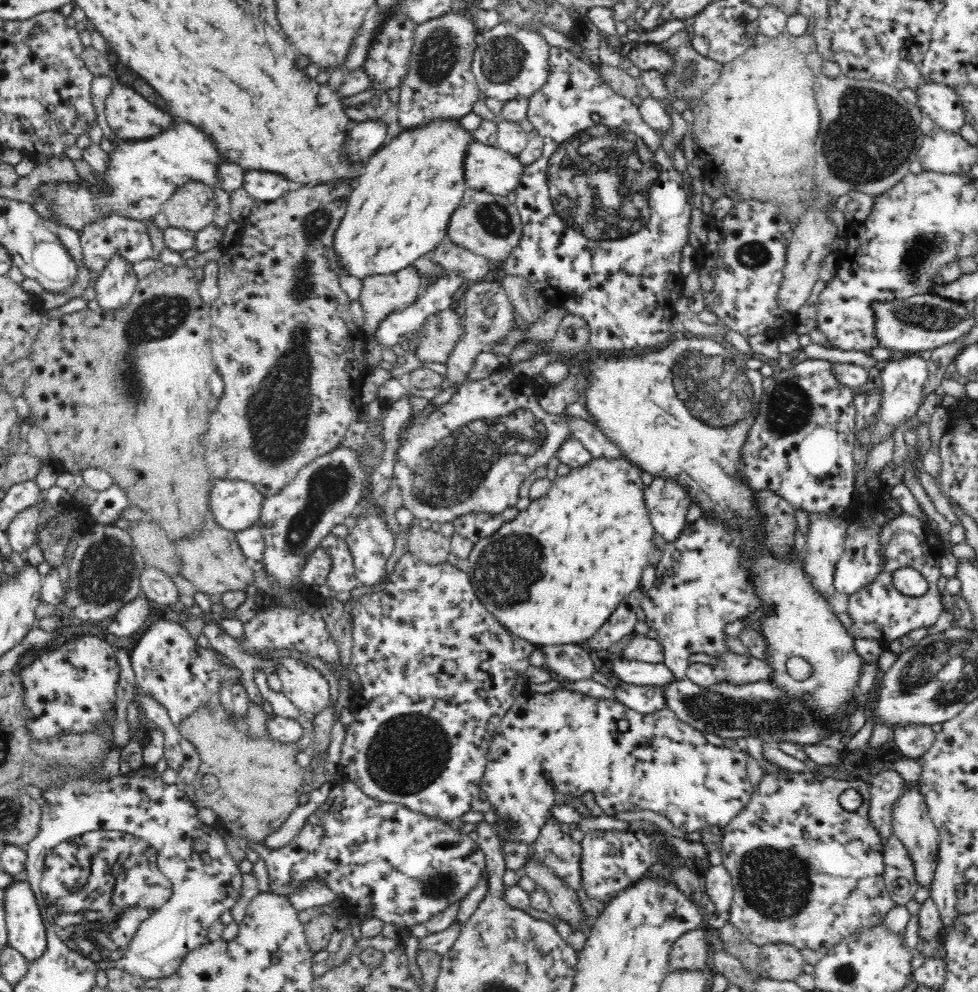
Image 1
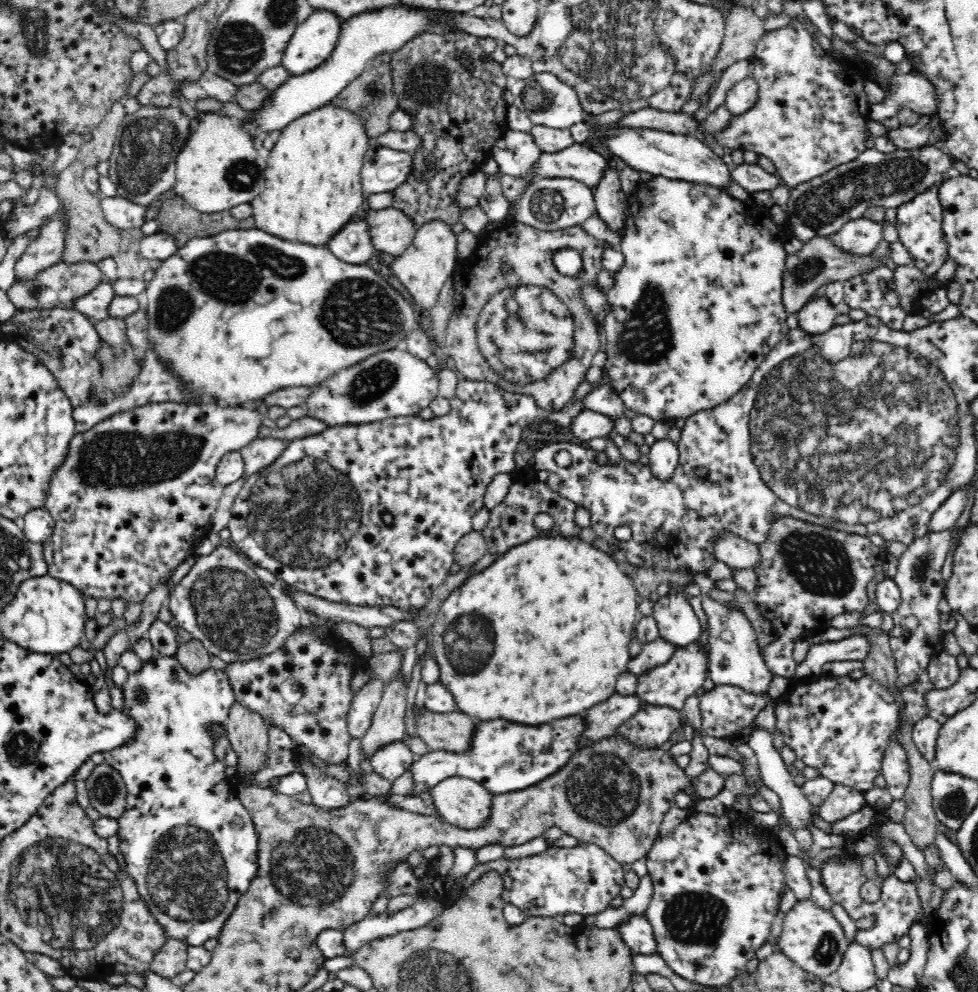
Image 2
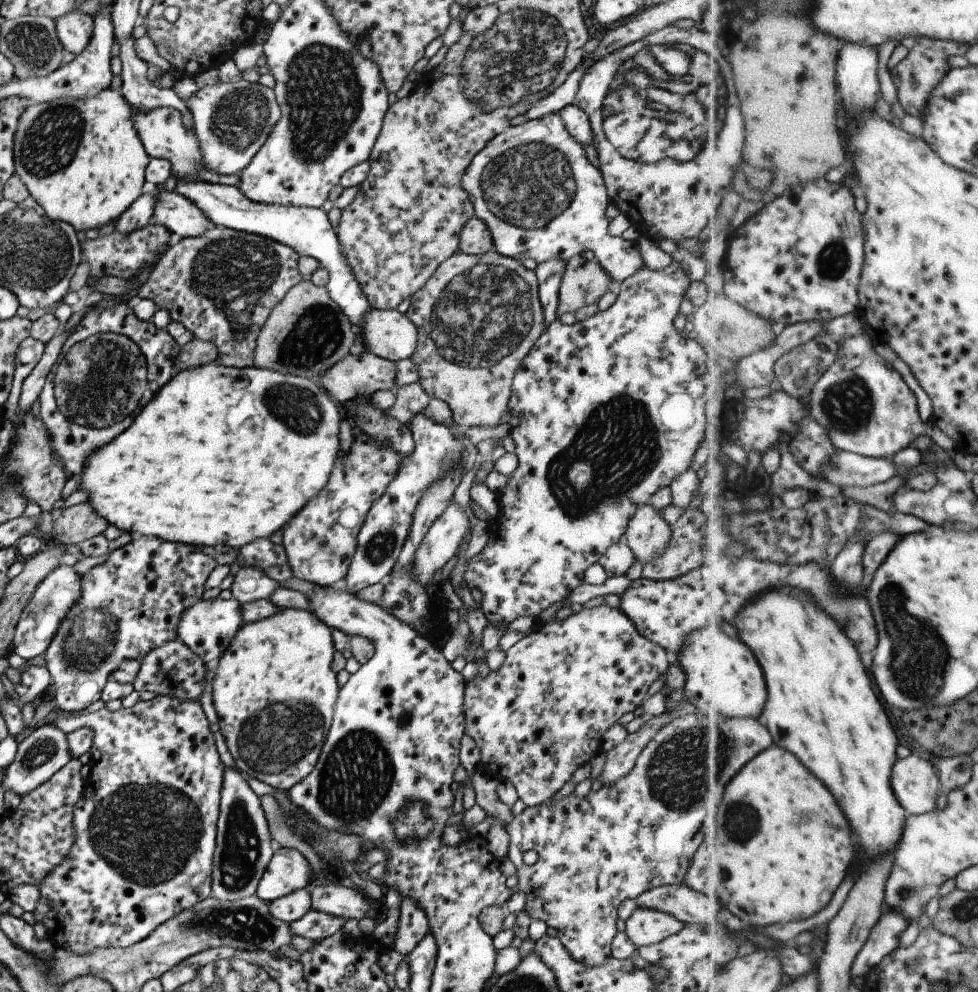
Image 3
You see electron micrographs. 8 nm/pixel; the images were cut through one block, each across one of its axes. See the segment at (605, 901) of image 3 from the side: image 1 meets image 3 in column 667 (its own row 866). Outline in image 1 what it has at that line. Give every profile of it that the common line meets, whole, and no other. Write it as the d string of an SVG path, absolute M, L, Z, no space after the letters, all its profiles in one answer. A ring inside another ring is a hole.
M774 769L773 771L765 772L758 785L752 791L748 801L748 806L744 808L732 820L720 829L721 837L717 839L719 847L716 848L722 856L721 866L726 868L728 875L732 878L732 891L734 896L732 904L726 912L727 922L748 938L752 944L762 947L766 944L784 943L804 950L810 948L819 954L825 954L832 946L837 945L844 939L852 935L860 928L870 928L876 924L884 922L884 916L888 910L894 908L896 903L890 898L886 882L884 881L885 865L883 860L884 840L877 835L877 832L872 828L868 816L868 807L870 802L870 793L868 783L859 778L851 781L833 779L824 777L818 772L807 770L806 772L797 773L789 770ZM854 788L862 797L862 802L857 810L850 811L840 805L838 798L845 790Z

